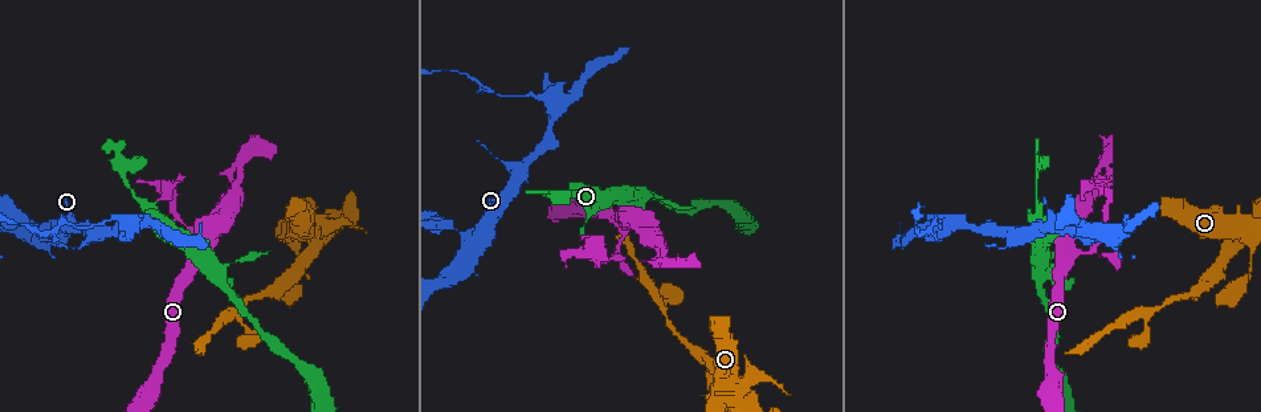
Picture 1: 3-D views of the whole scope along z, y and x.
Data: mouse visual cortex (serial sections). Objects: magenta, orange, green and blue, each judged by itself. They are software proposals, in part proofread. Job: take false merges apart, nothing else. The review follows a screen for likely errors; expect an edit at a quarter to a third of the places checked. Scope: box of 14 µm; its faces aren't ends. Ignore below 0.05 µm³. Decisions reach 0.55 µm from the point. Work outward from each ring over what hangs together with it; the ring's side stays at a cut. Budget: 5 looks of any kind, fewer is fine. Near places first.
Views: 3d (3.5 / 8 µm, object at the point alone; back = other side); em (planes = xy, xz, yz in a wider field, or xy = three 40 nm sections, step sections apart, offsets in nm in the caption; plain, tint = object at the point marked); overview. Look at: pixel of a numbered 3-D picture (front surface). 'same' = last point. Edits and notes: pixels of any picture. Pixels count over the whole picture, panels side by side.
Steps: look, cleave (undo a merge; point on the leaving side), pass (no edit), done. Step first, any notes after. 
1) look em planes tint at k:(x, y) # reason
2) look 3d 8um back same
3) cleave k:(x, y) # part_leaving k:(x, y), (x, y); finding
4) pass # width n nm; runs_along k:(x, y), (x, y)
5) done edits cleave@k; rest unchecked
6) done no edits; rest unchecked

look 3d 3.5um back at 1:(551, 192) # calibre changes

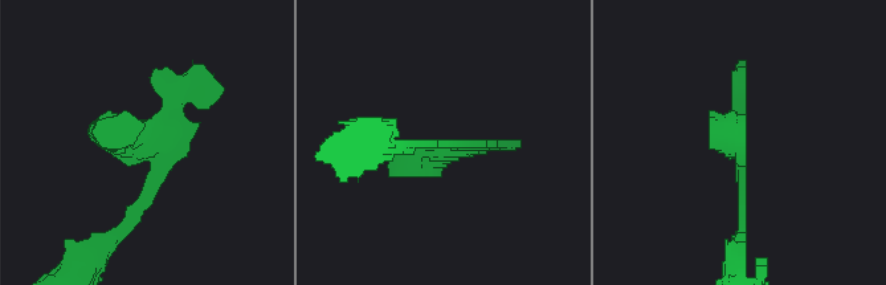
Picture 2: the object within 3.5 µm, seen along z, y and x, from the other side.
look em xy step 3 plain at 2:(157, 153) # need the tissue

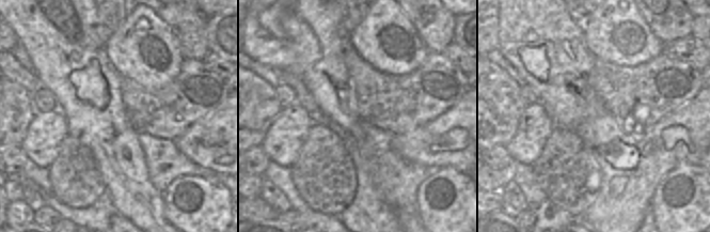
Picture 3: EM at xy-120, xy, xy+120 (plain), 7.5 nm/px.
look em xy step 3 tint same

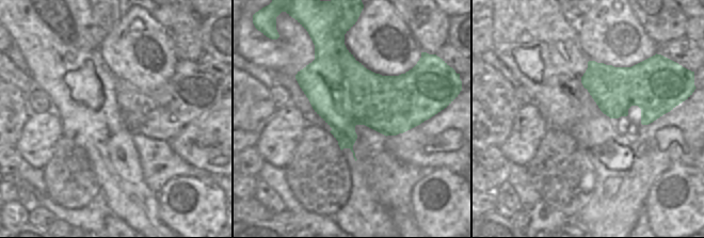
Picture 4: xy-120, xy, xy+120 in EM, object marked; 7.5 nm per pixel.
pass # runs_along 2:(115, 232), (159, 154), (90, 130); one cell here

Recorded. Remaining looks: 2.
look 3d 3.5um at 1:(618, 250) # a narrow waist

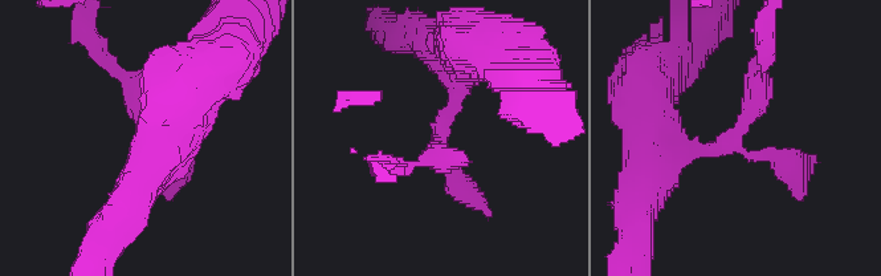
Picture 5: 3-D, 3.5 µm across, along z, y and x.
look em planes tint at 5:(750, 157) # now the EM

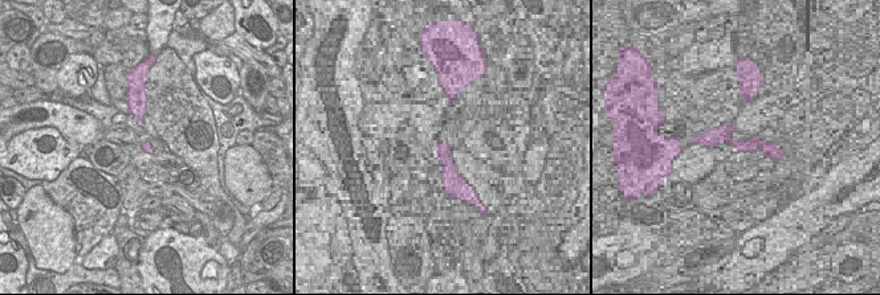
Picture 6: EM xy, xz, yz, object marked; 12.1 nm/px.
pass # runs_along 5:(463, 73), (441, 141), (490, 216); all the same cell

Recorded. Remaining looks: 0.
done no edits; rest unchecked

